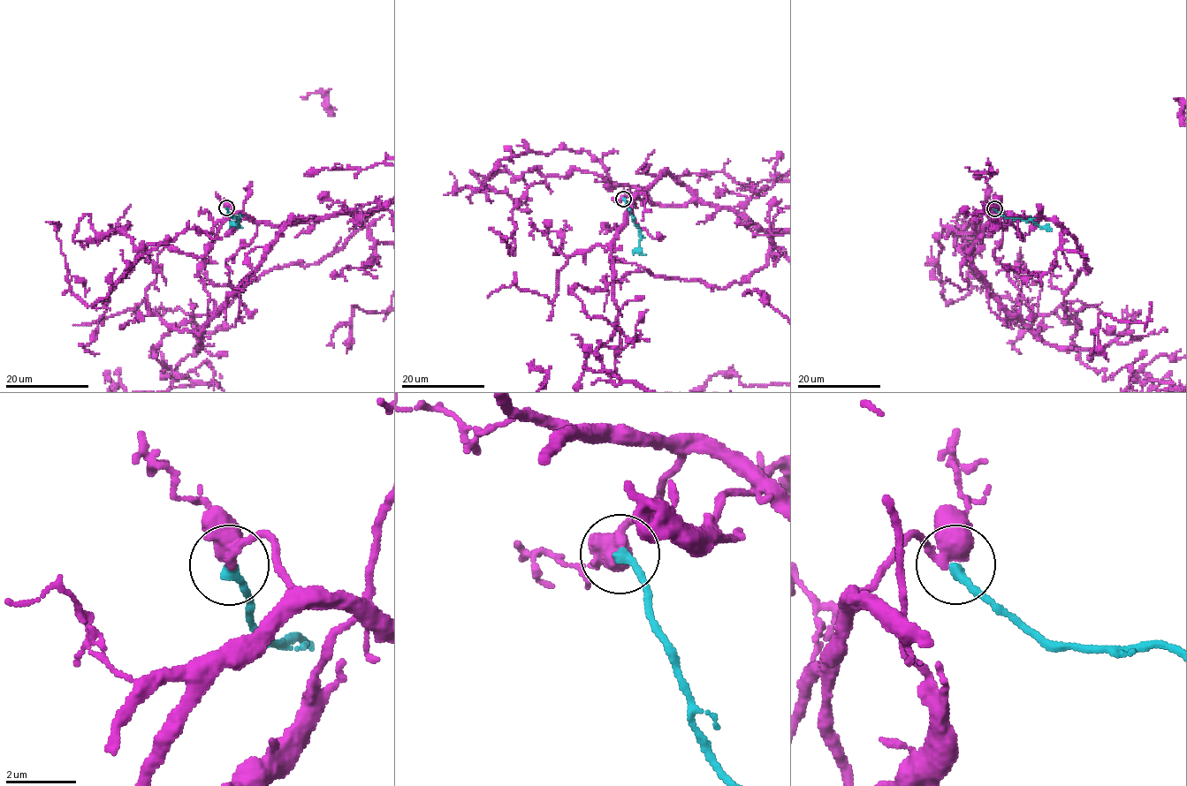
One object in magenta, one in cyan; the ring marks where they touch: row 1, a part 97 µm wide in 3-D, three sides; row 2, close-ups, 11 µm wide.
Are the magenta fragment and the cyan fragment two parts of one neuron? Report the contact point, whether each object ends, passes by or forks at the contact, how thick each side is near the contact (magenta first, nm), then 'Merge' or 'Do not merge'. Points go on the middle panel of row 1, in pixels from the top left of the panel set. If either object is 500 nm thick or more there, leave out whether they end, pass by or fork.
Place: (623, 199). At the ring magenta passes by. At the ring cyan ends. Thickness 480 nm (magenta) against 320 nm. Merge

